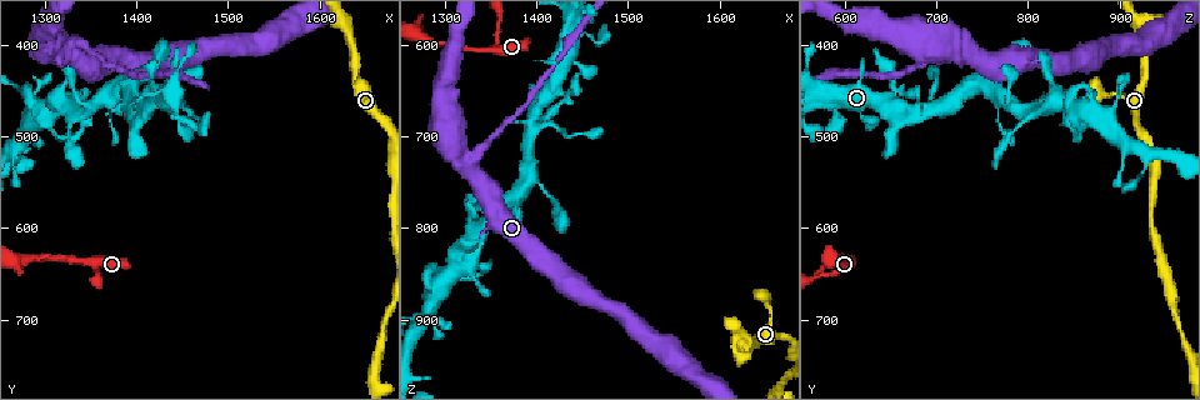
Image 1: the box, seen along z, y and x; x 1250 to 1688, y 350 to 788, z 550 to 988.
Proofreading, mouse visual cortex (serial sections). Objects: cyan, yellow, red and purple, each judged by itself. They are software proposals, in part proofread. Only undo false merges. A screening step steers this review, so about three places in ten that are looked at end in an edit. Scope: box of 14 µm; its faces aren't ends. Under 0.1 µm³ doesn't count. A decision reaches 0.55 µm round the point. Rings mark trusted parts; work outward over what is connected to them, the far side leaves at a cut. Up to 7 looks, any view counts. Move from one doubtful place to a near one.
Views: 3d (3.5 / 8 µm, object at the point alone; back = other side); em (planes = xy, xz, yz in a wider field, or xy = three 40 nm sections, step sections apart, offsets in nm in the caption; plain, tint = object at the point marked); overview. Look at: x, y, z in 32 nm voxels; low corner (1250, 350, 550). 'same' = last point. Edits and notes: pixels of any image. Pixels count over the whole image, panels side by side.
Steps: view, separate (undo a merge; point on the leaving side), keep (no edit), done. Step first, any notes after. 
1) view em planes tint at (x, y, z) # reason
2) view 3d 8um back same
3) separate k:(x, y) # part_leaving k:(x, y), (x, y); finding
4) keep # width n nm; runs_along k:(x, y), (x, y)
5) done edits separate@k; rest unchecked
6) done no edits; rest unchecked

view 3d 3.5um at (1340, 635, 605) # sharp bend

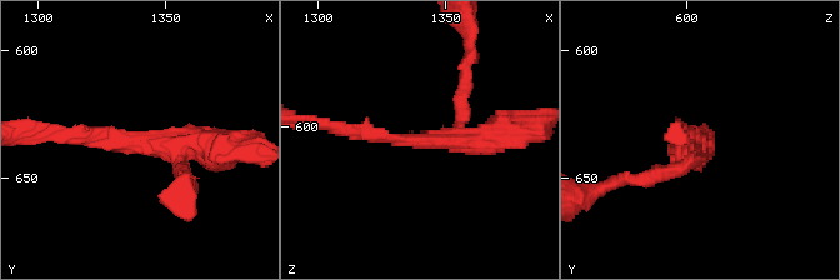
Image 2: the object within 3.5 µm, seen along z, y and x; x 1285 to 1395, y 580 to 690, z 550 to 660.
keep # all the same cell

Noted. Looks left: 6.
view 3d 3.5um at (1395, 470, 690) # thick turns thin

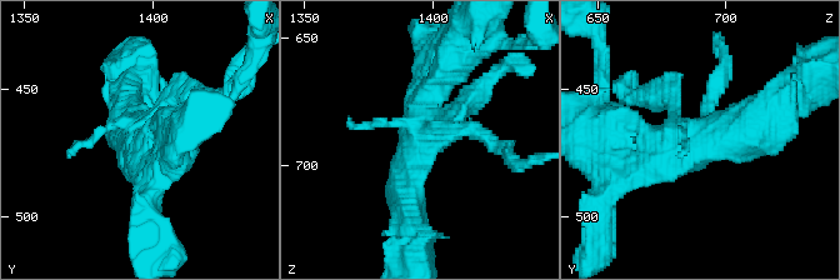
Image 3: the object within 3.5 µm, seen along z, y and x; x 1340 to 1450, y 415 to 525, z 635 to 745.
view em xy step 5 tint at (1395, 471, 690) # need the tissue

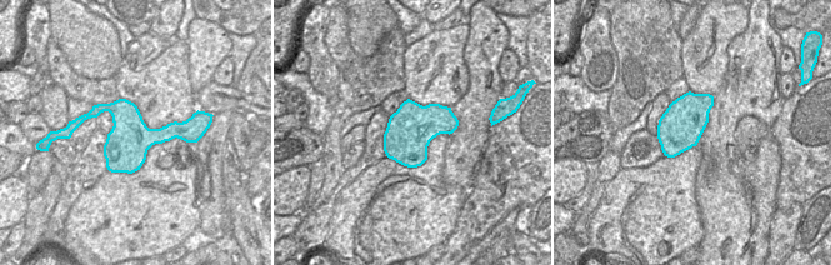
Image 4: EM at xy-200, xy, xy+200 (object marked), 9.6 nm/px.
keep # runs_along 3:(450, 70), (419, 106), (408, 211); one cell here

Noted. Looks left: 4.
view 3d 3.5um at (1345, 400, 710)

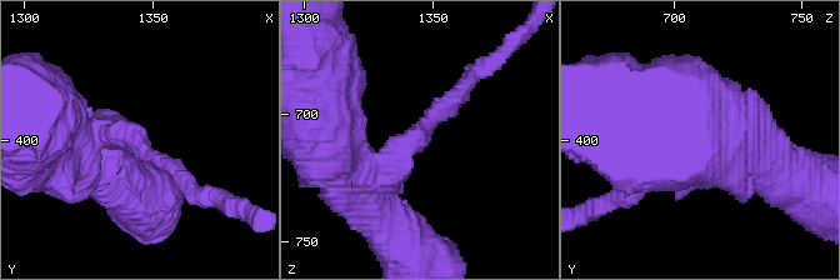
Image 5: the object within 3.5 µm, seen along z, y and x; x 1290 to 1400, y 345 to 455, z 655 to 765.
view em xy step 2 tint at (1344, 400, 710) # arm_widths 200, 450 nm

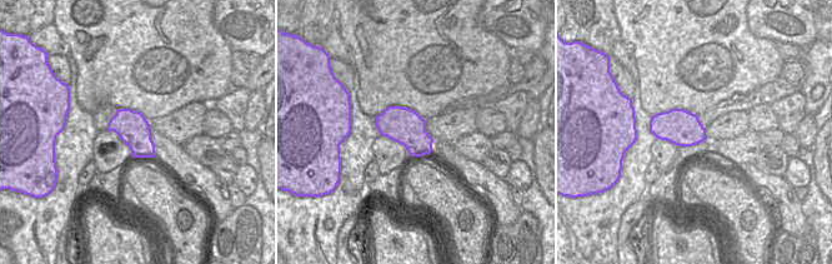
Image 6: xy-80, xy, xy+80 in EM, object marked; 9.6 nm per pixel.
separate 5:(446, 99) # part_leaving 5:(136, 140), (205, 194); two cells meet here

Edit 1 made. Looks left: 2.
done edits separate@5; rest unchecked

